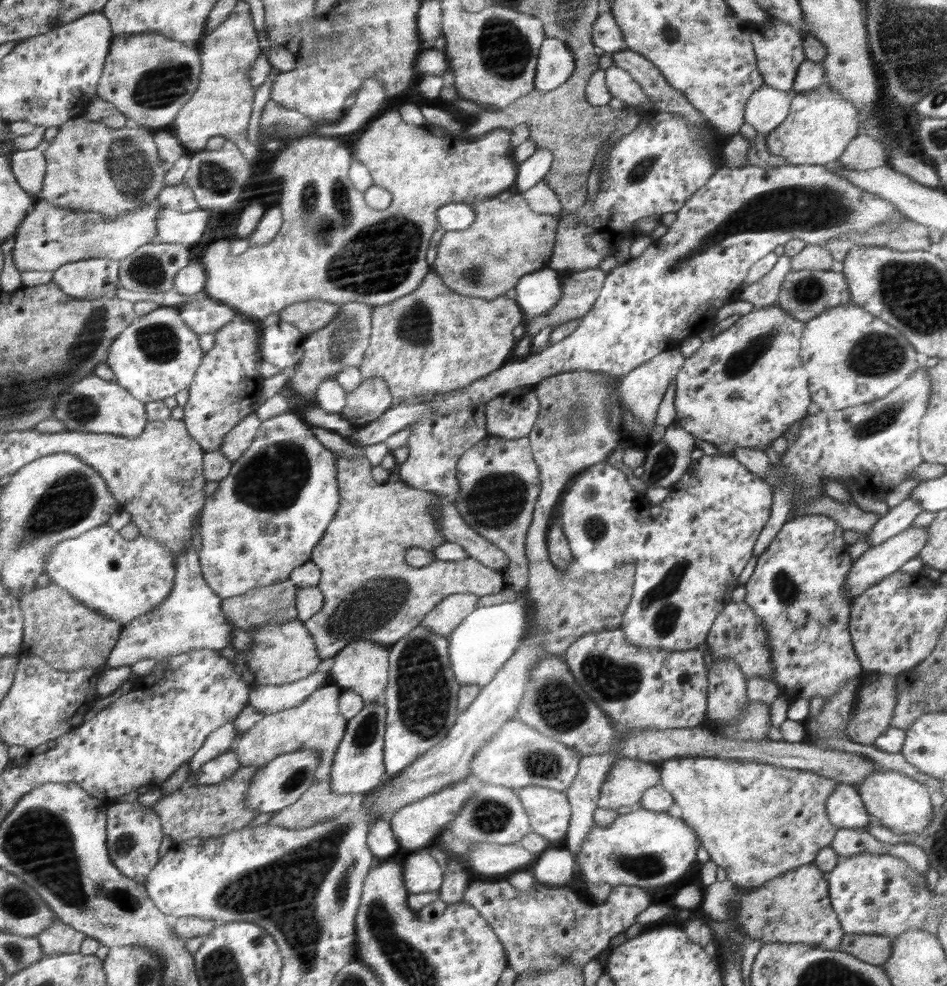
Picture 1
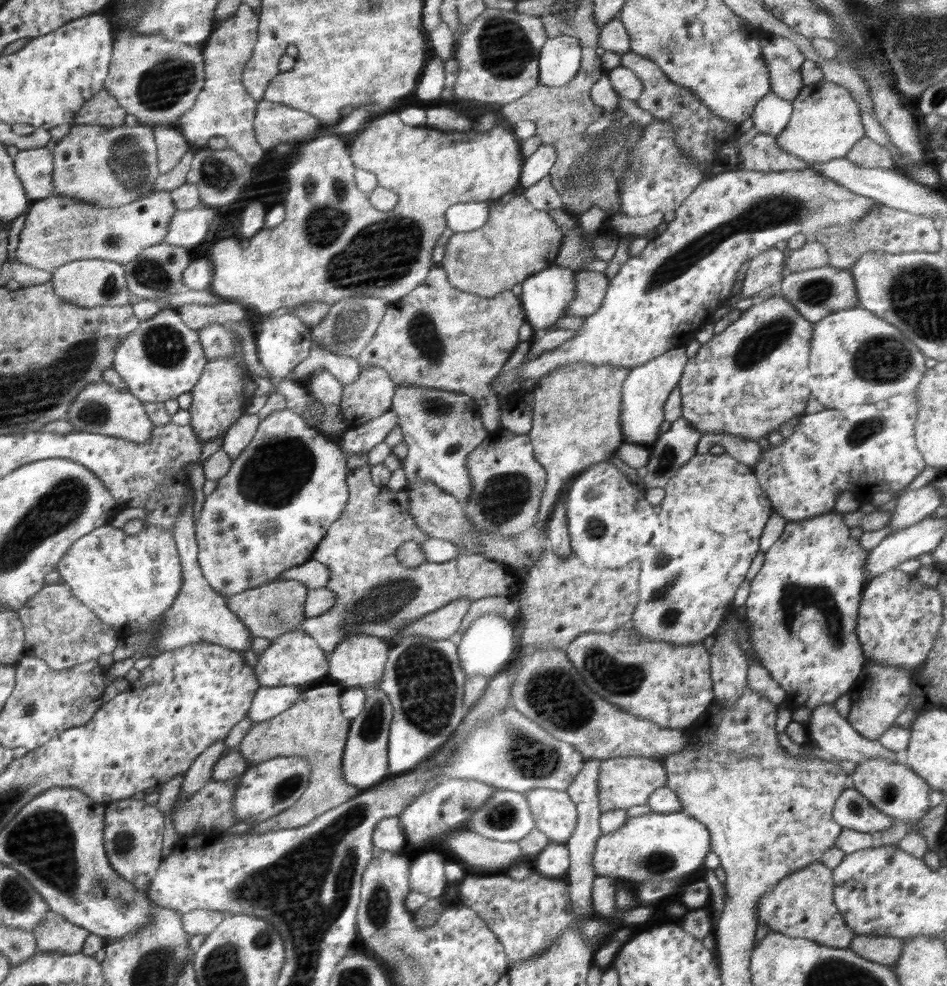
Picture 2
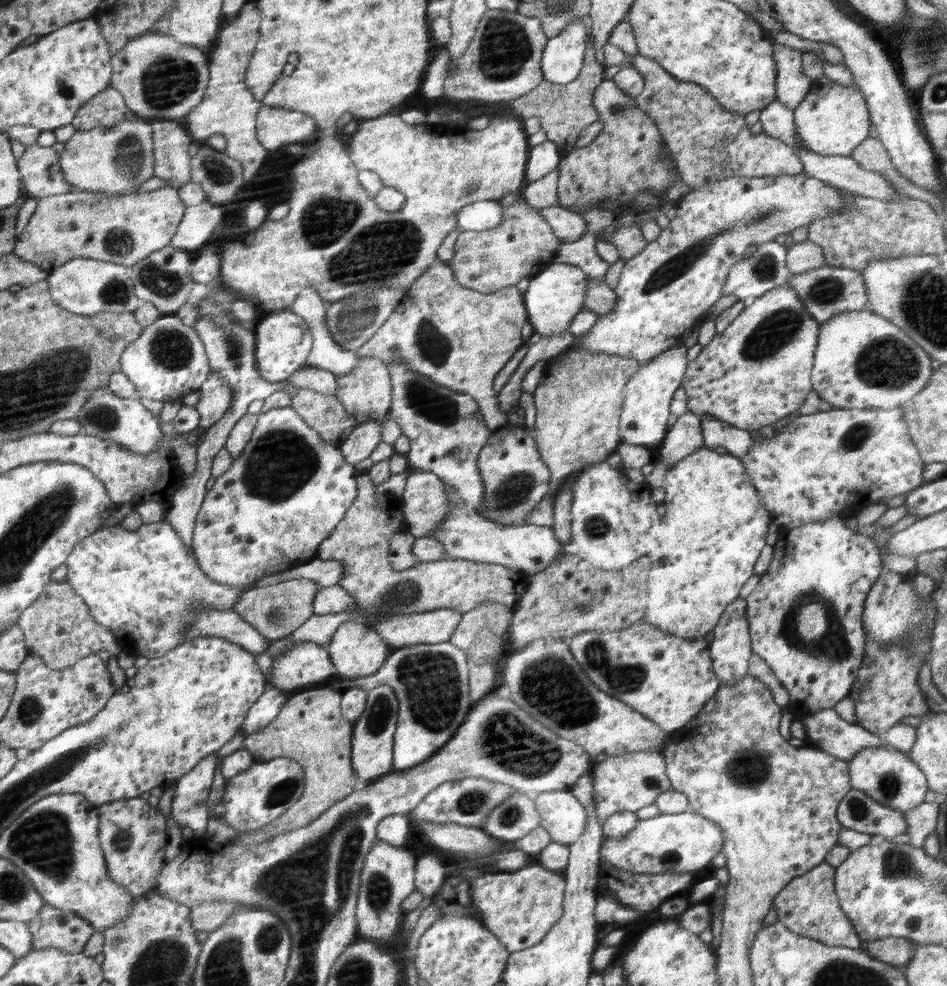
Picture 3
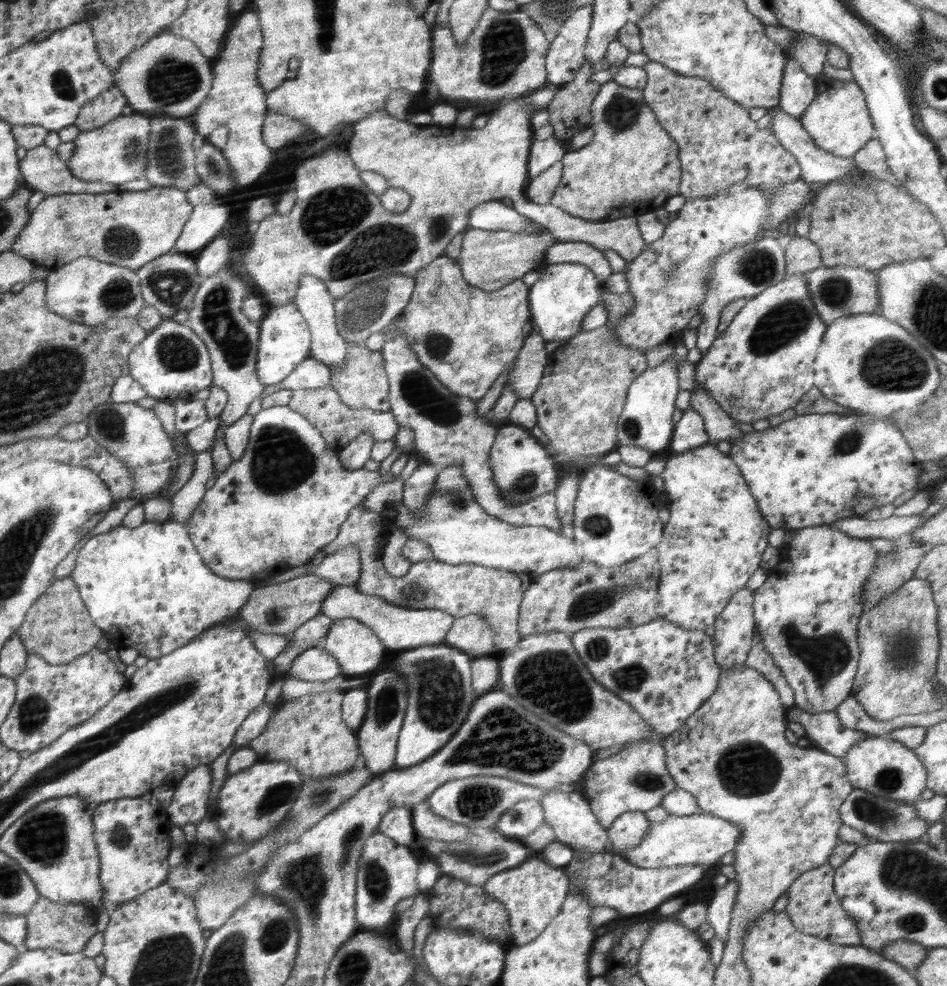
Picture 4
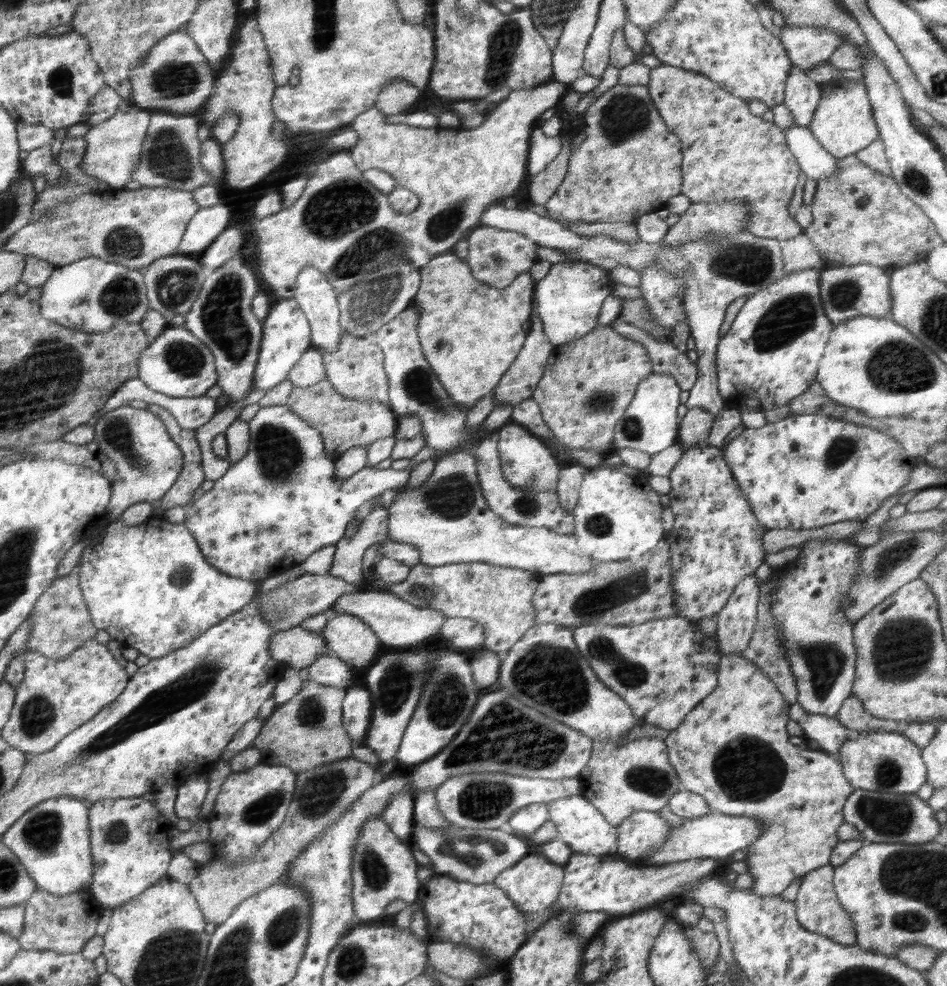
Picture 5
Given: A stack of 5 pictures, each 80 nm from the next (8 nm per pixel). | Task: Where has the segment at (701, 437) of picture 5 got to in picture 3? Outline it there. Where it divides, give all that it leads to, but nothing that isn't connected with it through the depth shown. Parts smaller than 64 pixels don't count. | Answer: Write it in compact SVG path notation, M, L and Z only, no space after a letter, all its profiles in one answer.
M687 411L669 426L663 446L653 452L653 471L644 482L652 489L662 486L666 473L703 446L703 425L699 416Z

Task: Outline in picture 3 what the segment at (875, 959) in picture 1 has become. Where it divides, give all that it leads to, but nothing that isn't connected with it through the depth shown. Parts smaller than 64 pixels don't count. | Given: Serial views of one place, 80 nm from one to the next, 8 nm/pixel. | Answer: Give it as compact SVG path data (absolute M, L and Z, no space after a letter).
M888 937L887 939L862 941L859 948L875 957L876 960L903 968L911 959L915 943L909 938Z

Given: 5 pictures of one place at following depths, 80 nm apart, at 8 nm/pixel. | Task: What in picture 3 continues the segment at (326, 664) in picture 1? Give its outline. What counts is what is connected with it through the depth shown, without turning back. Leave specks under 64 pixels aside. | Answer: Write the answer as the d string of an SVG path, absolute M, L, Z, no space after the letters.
M268 689L256 700L255 705L247 713L247 719L242 725L242 734L248 738L250 734L256 734L279 716L280 710L291 698L291 691L282 689Z

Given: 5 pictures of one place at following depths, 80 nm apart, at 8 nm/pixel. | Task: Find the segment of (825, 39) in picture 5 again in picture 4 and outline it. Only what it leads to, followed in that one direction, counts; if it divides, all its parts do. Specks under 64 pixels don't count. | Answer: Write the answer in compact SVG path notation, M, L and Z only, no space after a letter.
M797 33L802 39L794 40L792 49L786 50L792 54L799 63L813 77L817 78L823 74L823 64L827 62L830 44L827 40L820 40L818 36Z

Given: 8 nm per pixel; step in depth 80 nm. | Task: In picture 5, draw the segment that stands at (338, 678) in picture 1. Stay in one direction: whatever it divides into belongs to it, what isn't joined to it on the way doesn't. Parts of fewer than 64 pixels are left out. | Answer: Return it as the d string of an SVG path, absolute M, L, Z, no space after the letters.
M335 614L335 616L328 616L328 623L325 630L321 632L325 649L328 654L340 657L348 665L355 668L364 668L370 664L372 658L378 656L380 650L380 642L375 635L375 631L365 621L360 620L358 616L351 614Z

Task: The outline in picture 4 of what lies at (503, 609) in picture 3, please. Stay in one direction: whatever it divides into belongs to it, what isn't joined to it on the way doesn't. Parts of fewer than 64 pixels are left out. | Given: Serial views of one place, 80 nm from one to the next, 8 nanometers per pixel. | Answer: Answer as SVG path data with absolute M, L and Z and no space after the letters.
M479 614L466 615L454 619L444 642L472 658L478 658L494 652L495 630Z

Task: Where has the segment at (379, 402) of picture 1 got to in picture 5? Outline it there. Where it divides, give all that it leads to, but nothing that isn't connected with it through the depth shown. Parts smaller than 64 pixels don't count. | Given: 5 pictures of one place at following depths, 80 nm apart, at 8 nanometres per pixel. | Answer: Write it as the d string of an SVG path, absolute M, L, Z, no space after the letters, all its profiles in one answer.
M344 332L335 352L322 352L322 362L326 370L326 379L344 398L356 400L379 400L390 403L390 381L387 379L386 366L383 365L383 351L373 337L354 336Z

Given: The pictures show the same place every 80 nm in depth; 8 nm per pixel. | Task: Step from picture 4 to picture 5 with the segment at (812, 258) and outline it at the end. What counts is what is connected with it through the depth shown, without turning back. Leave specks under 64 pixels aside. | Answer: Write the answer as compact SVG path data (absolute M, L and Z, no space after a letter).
M804 233L782 242L782 254L783 270L786 275L810 268L822 270L824 263L826 264L826 262L822 262L822 254L819 253L814 242Z

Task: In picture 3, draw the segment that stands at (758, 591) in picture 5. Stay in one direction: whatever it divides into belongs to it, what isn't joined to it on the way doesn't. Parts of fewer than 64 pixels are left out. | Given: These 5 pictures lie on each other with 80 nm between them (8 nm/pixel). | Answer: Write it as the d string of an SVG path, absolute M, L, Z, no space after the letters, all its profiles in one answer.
M738 596L726 608L719 624L711 633L711 656L714 658L715 675L723 680L724 684L736 684L745 678L748 673L751 656L750 621L747 619L747 600Z

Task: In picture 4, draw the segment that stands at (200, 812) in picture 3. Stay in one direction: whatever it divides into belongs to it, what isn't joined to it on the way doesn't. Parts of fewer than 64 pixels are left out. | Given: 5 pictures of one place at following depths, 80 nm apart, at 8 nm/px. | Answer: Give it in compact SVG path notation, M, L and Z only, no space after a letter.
M210 764L198 767L184 776L175 788L168 807L173 825L184 828L186 824L198 826L208 814L207 803L212 787Z

